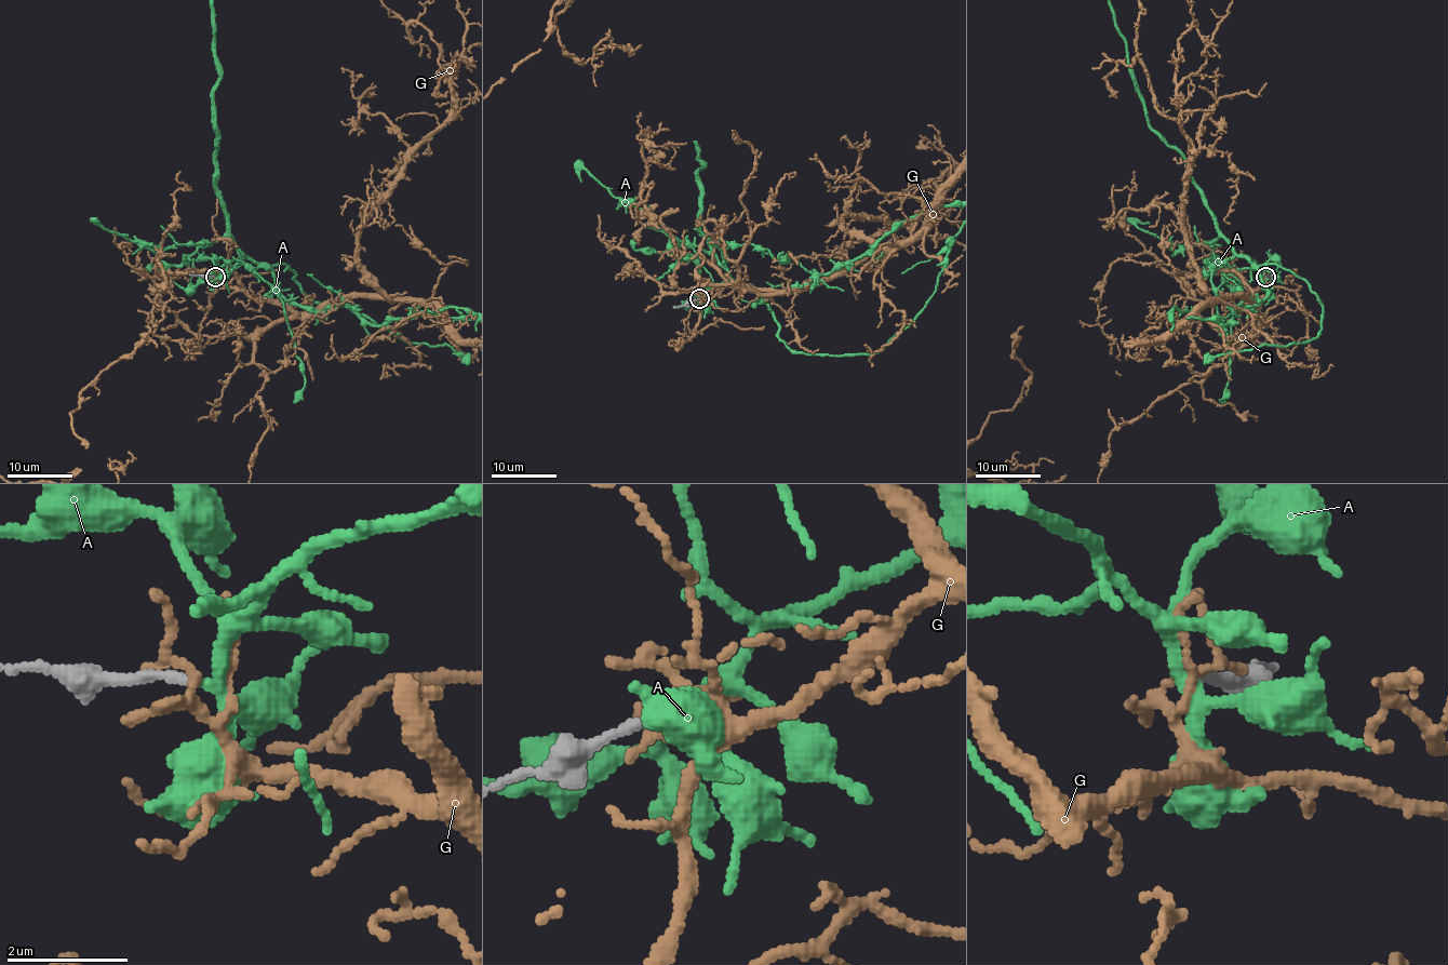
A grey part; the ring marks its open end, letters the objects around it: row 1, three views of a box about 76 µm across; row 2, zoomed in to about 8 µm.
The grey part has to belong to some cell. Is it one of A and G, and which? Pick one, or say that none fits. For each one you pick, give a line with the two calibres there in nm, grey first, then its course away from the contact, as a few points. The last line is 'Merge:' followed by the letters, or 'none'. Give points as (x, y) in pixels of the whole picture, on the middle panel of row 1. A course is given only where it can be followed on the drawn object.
A: Thickness 160 nm (grey) against 180 nm
Merge: A

